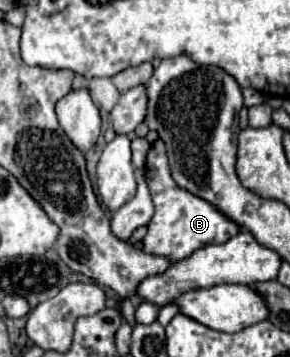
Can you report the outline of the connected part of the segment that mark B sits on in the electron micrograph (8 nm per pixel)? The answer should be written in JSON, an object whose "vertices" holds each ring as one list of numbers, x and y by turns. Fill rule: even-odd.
{"vertices":[[162,139,152,143,152,149,148,151,146,157,146,183,154,201,154,217,148,223,148,233,142,239,144,241,144,251,154,253,154,255,164,255,170,257,172,261,188,259,194,251,212,245,212,243,224,243,230,237,240,233,240,227,228,219,222,211,218,211,210,201,192,195,186,189,180,189,176,181,172,179,170,165,168,165,168,153,166,145]]}

